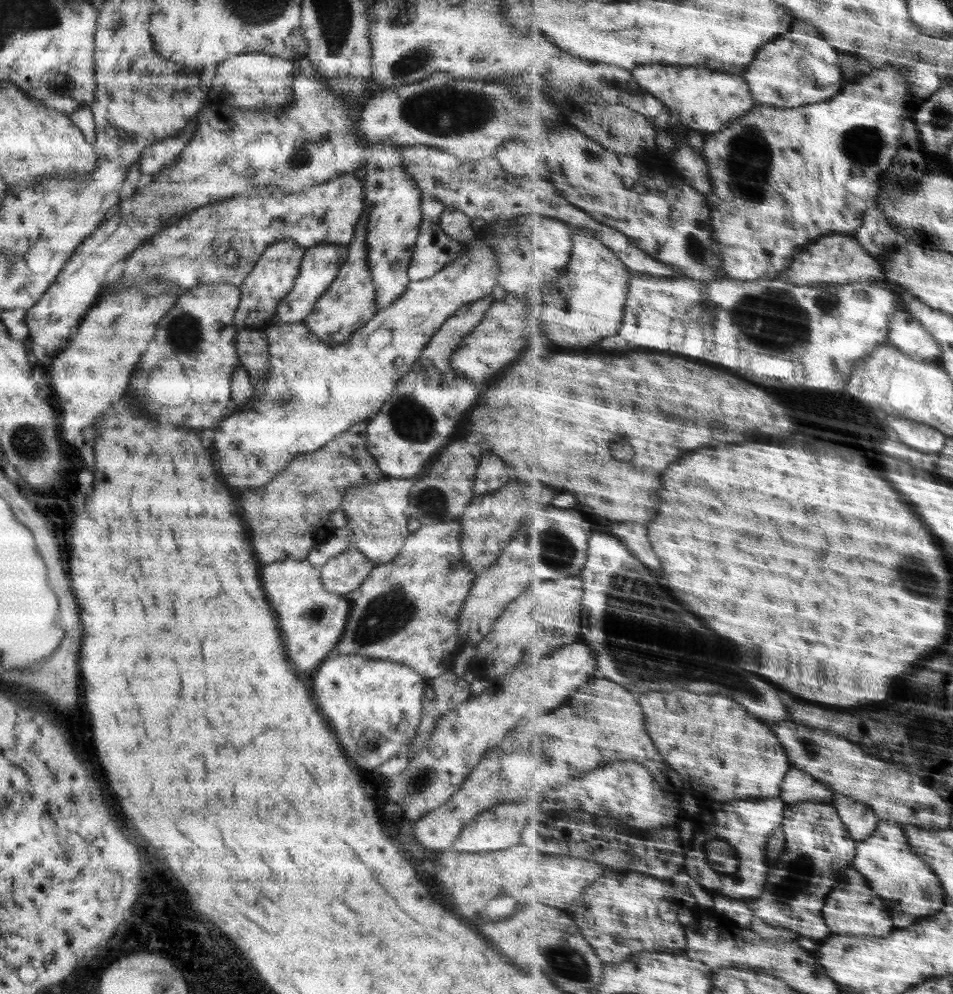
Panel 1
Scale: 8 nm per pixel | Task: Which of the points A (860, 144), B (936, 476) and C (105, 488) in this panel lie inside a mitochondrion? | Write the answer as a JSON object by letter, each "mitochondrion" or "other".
{"A":"mitochondrion","B":"other","C":"other"}

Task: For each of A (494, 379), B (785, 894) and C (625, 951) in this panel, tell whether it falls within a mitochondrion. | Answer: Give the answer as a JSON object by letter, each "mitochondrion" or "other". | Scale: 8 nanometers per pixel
{"A":"other","B":"mitochondrion","C":"other"}

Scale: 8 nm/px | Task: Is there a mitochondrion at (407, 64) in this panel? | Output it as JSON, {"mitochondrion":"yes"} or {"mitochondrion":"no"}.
{"mitochondrion":"yes"}

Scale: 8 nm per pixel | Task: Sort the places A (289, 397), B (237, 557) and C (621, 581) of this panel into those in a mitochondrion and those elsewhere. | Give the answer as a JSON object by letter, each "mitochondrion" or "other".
{"A":"mitochondrion","B":"other","C":"mitochondrion"}

